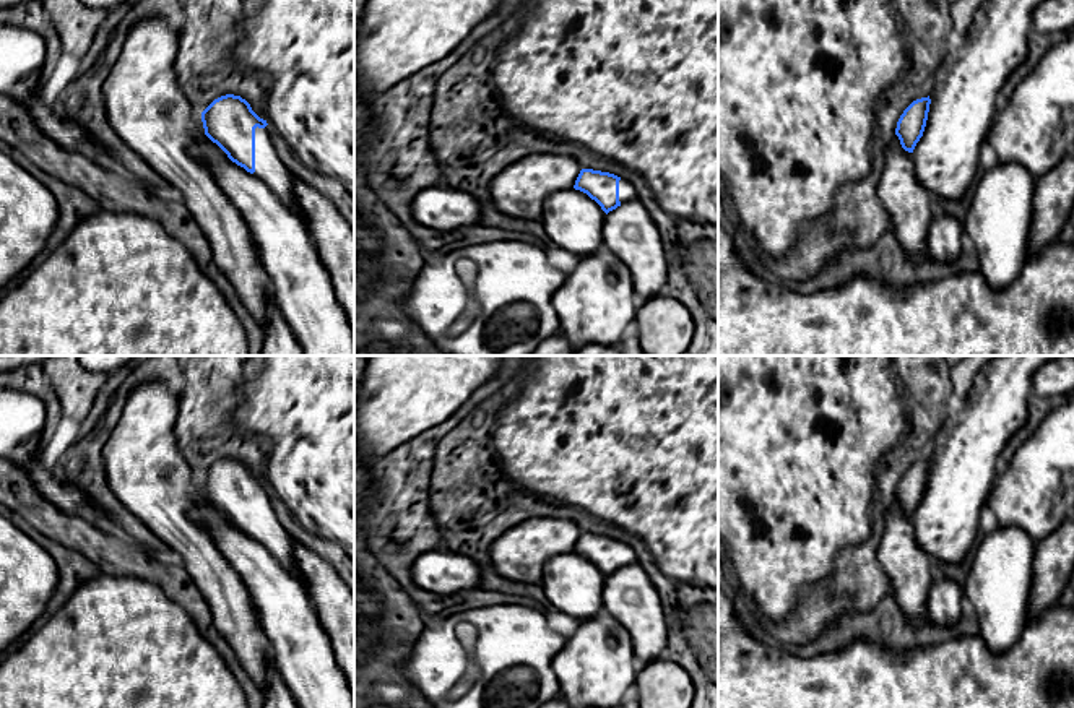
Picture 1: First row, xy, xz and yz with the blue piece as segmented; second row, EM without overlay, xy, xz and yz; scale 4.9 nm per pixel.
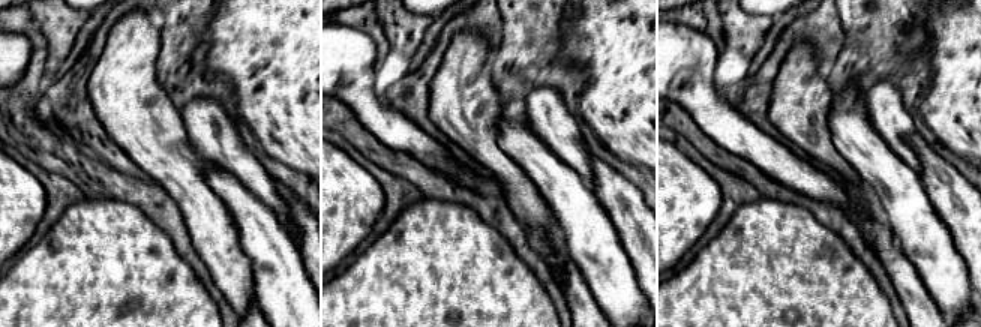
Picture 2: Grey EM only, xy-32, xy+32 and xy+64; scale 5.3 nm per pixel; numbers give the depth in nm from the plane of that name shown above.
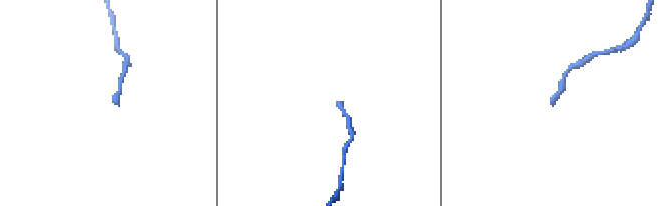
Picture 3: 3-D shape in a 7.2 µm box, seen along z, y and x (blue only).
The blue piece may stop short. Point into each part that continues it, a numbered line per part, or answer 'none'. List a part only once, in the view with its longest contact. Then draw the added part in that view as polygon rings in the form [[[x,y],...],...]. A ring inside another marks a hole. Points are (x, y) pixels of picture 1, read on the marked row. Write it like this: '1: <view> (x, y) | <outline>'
1: xy (268, 168) | [[[255,128],[255,172],[260,180],[278,196],[291,211],[296,213],[292,195],[292,174],[286,169],[273,148],[271,128]]]

